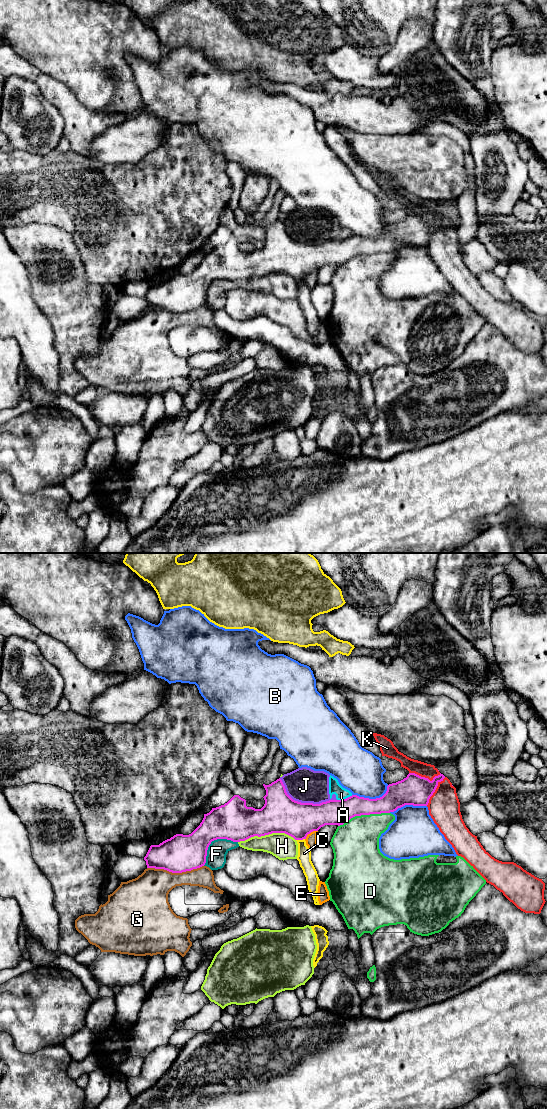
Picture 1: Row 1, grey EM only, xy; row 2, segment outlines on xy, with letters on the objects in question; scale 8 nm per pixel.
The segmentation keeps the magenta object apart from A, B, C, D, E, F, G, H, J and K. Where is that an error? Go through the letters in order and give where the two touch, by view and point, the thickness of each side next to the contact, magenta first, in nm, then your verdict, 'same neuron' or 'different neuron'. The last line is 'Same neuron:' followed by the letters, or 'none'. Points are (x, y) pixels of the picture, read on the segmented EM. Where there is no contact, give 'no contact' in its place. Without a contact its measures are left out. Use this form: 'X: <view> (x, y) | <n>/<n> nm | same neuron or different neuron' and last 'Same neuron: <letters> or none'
A: xy (344, 799) | 200/100 nm | different neuron
B: xy (372, 799) | 200/360 nm | different neuron
C: xy (300, 839) | 300/110 nm | different neuron
D: xy (363, 814) | 200/380 nm | different neuron
E: xy (310, 832) | 280/100 nm | different neuron
F: xy (212, 840) | 320/160 nm | different neuron
G: xy (175, 872) | 300/300 nm | different neuron
H: xy (266, 834) | 300/200 nm | different neuron
J: xy (304, 803) | 300/280 nm | different neuron
K: xy (424, 777) | 240/120 nm | different neuron
Same neuron: none

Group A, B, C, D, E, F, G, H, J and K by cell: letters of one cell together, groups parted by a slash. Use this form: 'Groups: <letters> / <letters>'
Groups: A J / B / C / D / E / F / G / H / K

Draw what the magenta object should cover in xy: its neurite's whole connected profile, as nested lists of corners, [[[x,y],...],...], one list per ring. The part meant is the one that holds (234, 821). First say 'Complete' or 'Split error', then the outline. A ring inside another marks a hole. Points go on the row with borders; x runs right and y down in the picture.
Complete. [[[415,773],[387,786],[386,793],[376,799],[352,795],[343,800],[329,800],[320,804],[301,803],[293,800],[286,792],[279,778],[269,785],[263,784],[266,795],[265,804],[261,809],[246,806],[246,800],[234,795],[227,803],[204,814],[200,825],[189,835],[176,834],[159,845],[151,845],[144,860],[147,868],[164,869],[172,873],[182,873],[200,868],[206,863],[207,850],[212,841],[227,839],[233,842],[245,841],[254,836],[265,836],[272,833],[285,833],[295,840],[306,839],[313,831],[325,825],[343,825],[351,818],[361,815],[390,813],[405,805],[427,806],[438,783],[445,776],[439,774],[432,781]]]

